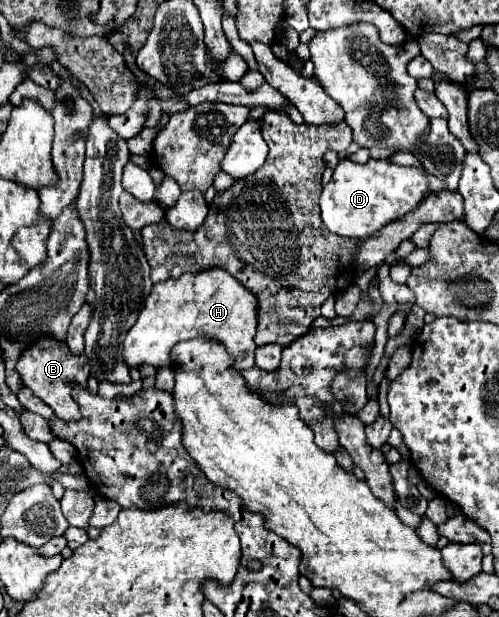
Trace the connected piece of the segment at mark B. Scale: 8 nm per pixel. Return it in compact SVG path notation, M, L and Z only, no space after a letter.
M42 337L30 349L26 349L20 355L20 361L16 363L16 371L20 373L20 379L24 381L24 385L38 399L42 399L48 407L52 407L52 411L60 419L76 421L76 419L82 417L76 401L72 399L70 393L72 393L74 385L86 387L90 369L88 369L88 359L84 355L72 355L64 343L60 343L60 341L52 339L52 337Z

